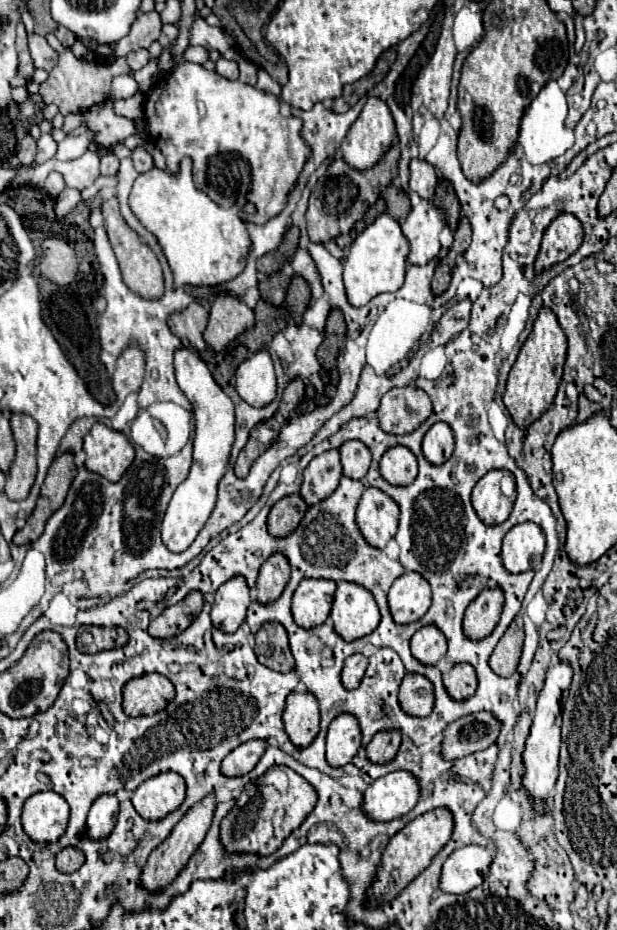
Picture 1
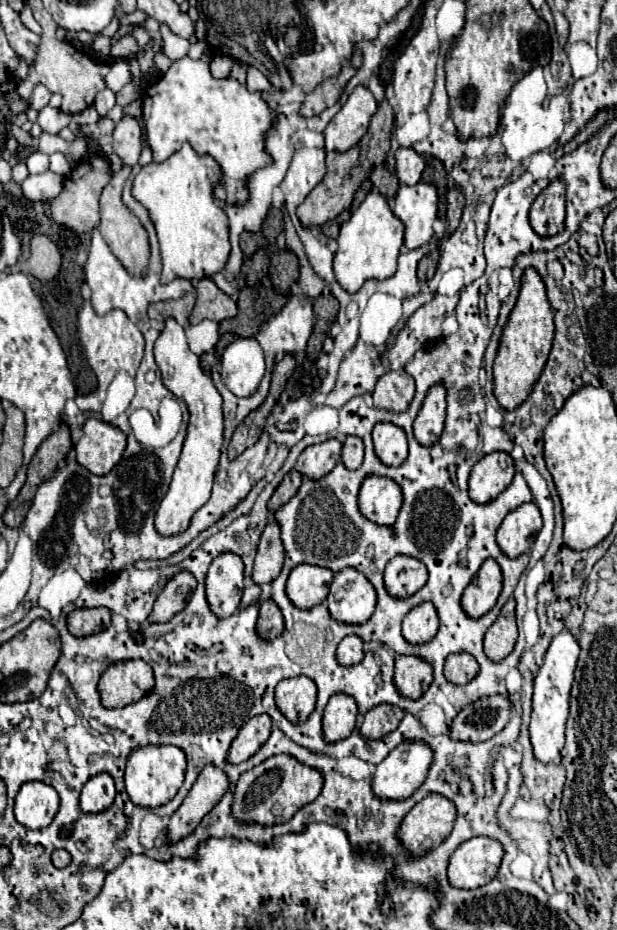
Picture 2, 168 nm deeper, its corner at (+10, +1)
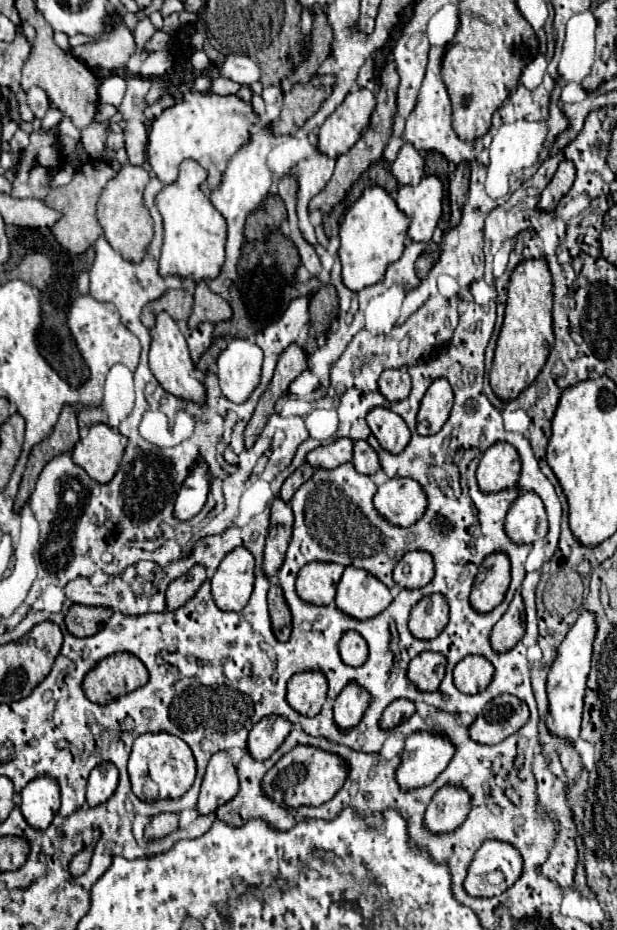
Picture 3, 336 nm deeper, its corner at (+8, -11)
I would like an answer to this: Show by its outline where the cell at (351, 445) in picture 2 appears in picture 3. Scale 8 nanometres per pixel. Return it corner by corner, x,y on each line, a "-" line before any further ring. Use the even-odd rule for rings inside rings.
356,441
354,443
352,465
354,465
354,469
358,473
364,473
364,475
374,475
380,469
378,457
376,457
374,449
370,449
370,445
366,441

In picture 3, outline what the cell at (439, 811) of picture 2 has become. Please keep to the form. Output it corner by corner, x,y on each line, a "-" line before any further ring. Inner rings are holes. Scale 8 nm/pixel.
448,785
448,787
442,787
432,797
422,825
430,833
444,835
458,829
464,823
468,811
470,807
468,807
466,793
462,793
462,789
454,789
452,785

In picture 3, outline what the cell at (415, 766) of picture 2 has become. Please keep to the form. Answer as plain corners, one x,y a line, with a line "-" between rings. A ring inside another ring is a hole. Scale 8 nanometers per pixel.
424,731
412,733
406,739
394,779
402,791
426,787
446,769
452,755
454,747
446,737

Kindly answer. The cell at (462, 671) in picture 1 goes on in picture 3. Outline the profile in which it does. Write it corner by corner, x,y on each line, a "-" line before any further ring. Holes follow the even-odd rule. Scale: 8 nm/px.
470,655
470,657
464,657
454,667
454,685
458,691
466,695
474,695
484,691
490,685
492,673
494,673
494,667
490,665
490,661
478,655

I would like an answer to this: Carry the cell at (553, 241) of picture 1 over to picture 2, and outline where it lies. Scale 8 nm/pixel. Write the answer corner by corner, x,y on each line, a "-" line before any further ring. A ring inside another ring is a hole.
556,179
536,197
530,209
530,225
538,235
556,235
564,227
564,181

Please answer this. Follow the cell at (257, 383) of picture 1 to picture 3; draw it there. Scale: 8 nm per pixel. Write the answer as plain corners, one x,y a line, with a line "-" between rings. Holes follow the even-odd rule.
232,339
218,357
222,393
232,403
244,403
260,383
262,349
246,339

